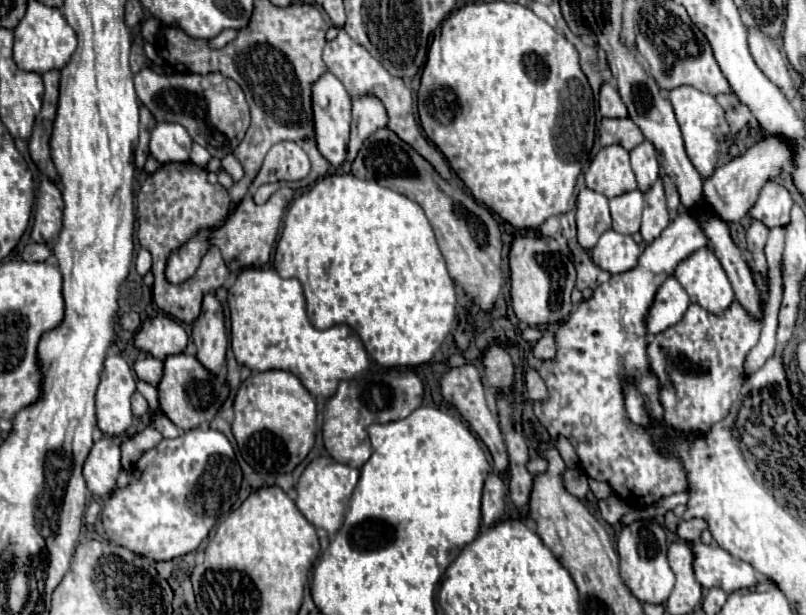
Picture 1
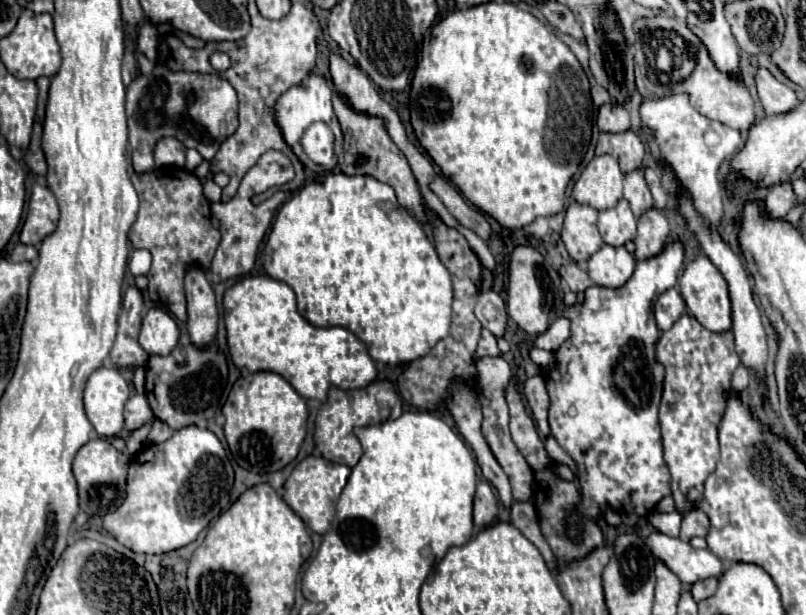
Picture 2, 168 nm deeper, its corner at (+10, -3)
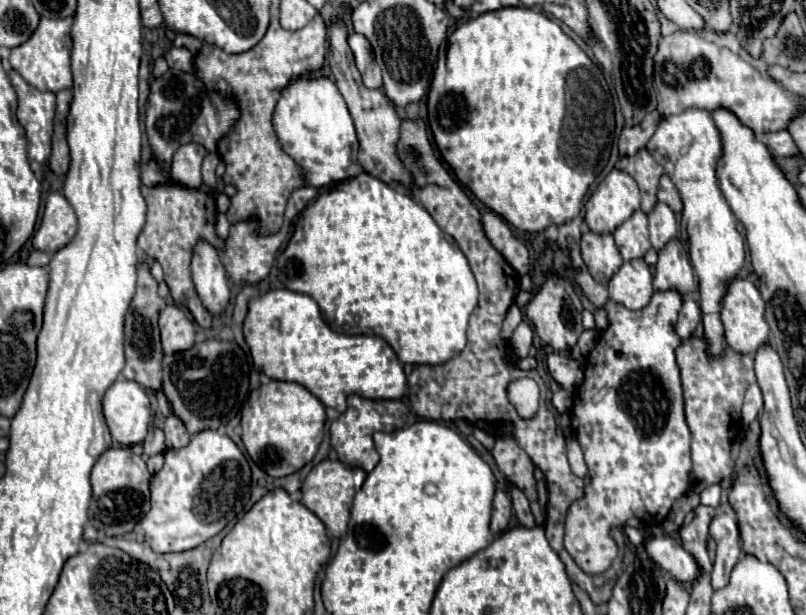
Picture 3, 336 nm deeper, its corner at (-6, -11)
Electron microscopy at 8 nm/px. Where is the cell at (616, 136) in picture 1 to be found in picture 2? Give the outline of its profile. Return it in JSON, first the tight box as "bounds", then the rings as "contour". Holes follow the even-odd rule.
{"bounds":[596,130,644,172],"contour":[[[632,130],[618,132],[618,134],[602,132],[598,138],[598,144],[596,144],[596,156],[600,156],[600,154],[614,156],[618,160],[622,172],[630,172],[630,170],[642,166],[644,144]]]}

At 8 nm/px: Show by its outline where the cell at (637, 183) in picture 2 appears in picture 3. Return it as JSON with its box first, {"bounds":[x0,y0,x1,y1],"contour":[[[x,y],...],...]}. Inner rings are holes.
{"bounds":[648,202,678,252],"contour":[[[658,202],[656,208],[648,214],[648,224],[650,224],[650,244],[656,252],[660,252],[664,244],[668,244],[668,240],[678,236],[674,212],[662,202]]]}

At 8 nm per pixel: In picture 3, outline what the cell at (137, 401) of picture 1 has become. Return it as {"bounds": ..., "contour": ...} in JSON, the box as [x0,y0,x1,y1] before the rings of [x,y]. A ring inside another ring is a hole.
{"bounds":[144,426,166,456],"contour":[[[150,426],[150,432],[144,440],[144,454],[146,456],[154,456],[154,454],[162,454],[166,452],[166,444],[164,444],[164,432],[156,426]]]}

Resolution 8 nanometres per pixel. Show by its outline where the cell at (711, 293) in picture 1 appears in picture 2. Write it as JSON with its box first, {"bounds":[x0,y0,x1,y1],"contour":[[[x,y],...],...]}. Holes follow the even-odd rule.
{"bounds":[680,256,732,332],"contour":[[[696,256],[692,262],[686,264],[680,280],[680,294],[690,310],[690,314],[708,330],[712,332],[724,332],[730,330],[732,326],[732,318],[730,318],[730,298],[728,298],[728,286],[726,280],[722,278],[722,274],[716,270],[716,266],[704,256]]]}

